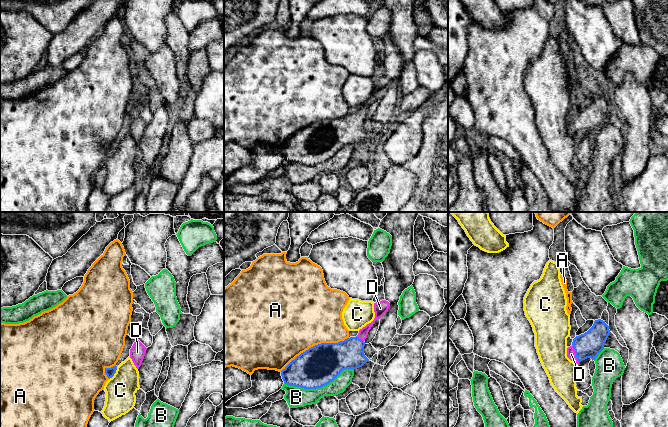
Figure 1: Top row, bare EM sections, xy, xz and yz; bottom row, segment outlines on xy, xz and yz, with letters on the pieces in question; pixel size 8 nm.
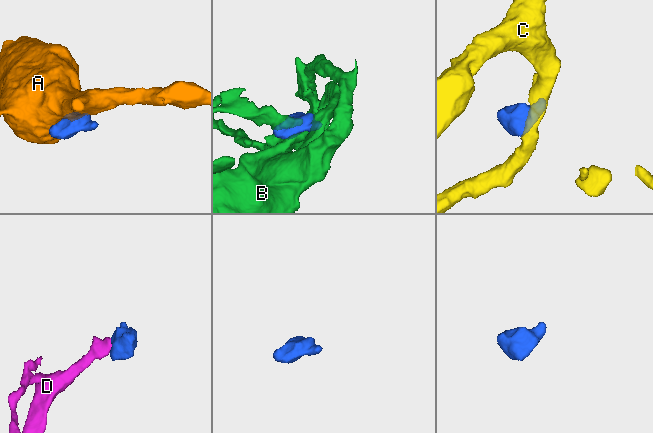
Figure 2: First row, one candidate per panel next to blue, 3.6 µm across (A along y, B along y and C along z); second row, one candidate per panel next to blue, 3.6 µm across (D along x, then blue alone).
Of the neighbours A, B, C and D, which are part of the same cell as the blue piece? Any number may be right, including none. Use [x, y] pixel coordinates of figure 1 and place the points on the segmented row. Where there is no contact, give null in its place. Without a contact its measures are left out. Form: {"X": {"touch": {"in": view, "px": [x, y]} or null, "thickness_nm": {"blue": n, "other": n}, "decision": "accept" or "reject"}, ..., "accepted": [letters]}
{"A": {"touch": {"in": "xz", "px": [315, 345]}, "thickness_nm": {"blue": 320, "other": 500}, "decision": "reject"}, "B": {"touch": {"in": "xz", "px": [318, 387]}, "thickness_nm": {"blue": 320, "other": 160}, "decision": "reject"}, "C": {"touch": {"in": "xy", "px": [114, 373]}, "thickness_nm": {"blue": 70, "other": 240}, "decision": "reject"}, "D": {"touch": {"in": "yz", "px": [575, 352]}, "thickness_nm": {"blue": 200, "other": 70}, "decision": "accept"}, "accepted": ["D"]}

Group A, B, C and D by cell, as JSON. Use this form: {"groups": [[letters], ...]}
{"groups": [["A"], ["B"], ["C"], ["D"]]}

